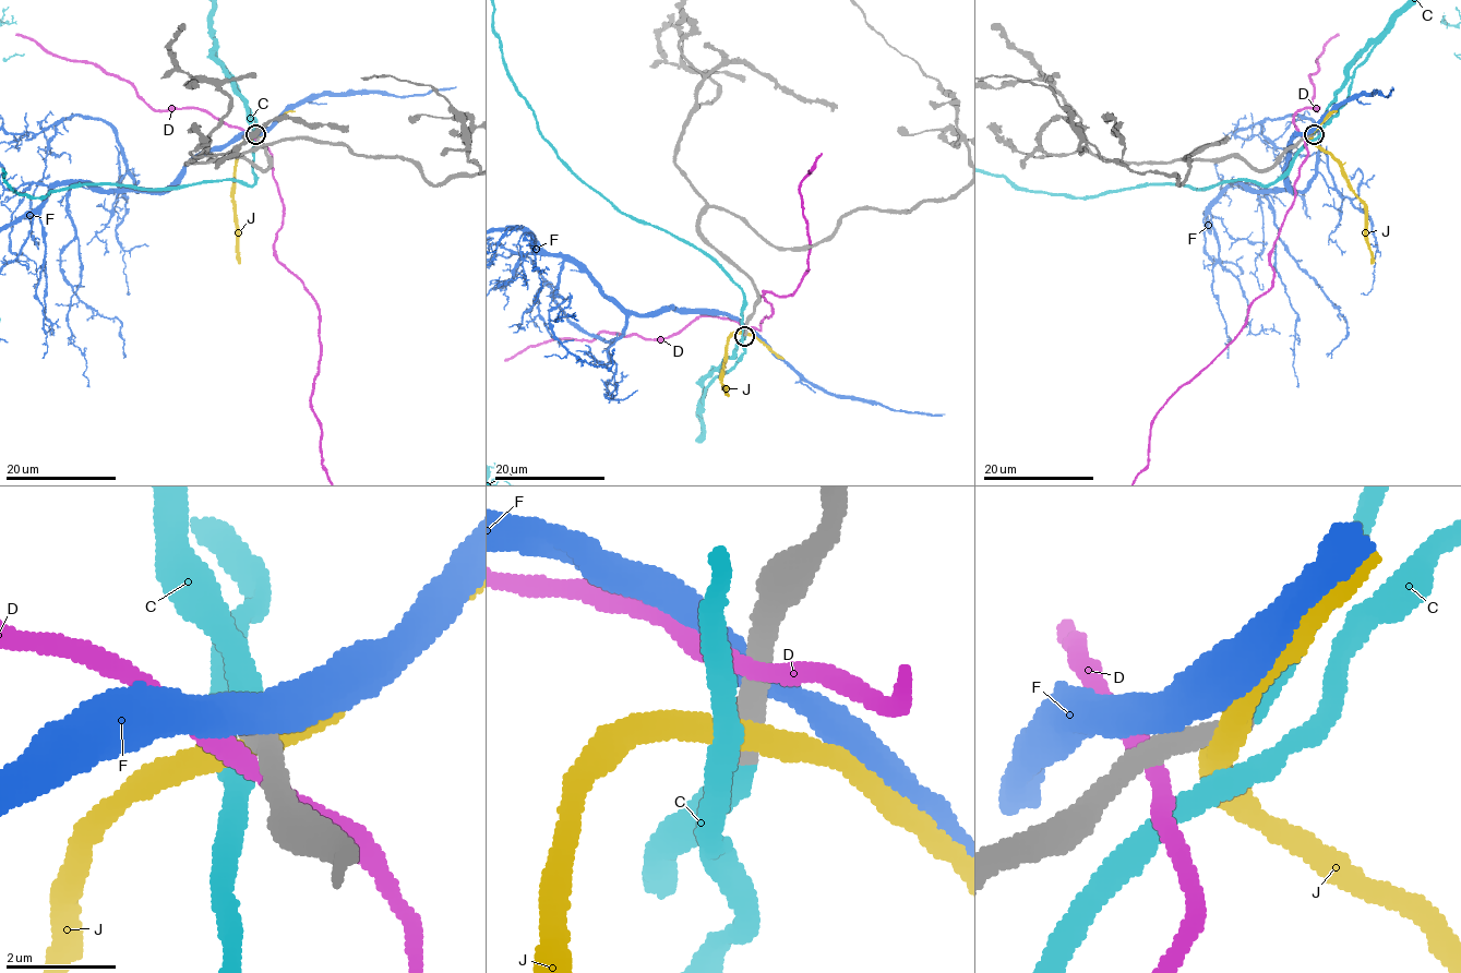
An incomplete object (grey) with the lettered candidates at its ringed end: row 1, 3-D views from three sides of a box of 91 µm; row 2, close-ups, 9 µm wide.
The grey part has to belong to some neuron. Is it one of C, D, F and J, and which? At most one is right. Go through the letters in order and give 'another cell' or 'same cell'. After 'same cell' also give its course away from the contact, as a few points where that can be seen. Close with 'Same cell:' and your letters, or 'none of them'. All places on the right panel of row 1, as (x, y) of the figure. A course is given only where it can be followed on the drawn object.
C: same cell | via (1314, 134), (1266, 185), (1137, 184), (1089, 196), (1015, 188)
D: another cell
F: another cell
J: another cell
Same cell: C

